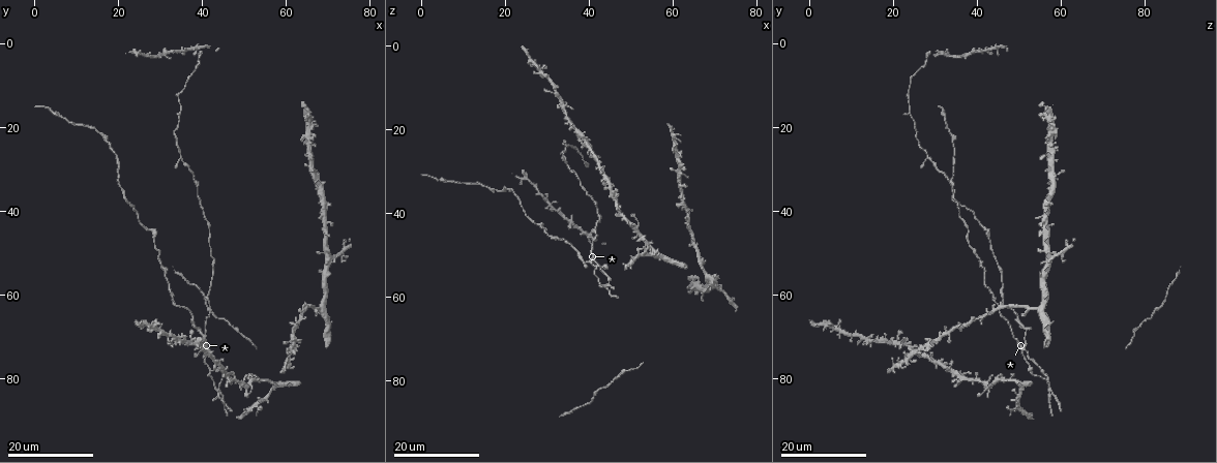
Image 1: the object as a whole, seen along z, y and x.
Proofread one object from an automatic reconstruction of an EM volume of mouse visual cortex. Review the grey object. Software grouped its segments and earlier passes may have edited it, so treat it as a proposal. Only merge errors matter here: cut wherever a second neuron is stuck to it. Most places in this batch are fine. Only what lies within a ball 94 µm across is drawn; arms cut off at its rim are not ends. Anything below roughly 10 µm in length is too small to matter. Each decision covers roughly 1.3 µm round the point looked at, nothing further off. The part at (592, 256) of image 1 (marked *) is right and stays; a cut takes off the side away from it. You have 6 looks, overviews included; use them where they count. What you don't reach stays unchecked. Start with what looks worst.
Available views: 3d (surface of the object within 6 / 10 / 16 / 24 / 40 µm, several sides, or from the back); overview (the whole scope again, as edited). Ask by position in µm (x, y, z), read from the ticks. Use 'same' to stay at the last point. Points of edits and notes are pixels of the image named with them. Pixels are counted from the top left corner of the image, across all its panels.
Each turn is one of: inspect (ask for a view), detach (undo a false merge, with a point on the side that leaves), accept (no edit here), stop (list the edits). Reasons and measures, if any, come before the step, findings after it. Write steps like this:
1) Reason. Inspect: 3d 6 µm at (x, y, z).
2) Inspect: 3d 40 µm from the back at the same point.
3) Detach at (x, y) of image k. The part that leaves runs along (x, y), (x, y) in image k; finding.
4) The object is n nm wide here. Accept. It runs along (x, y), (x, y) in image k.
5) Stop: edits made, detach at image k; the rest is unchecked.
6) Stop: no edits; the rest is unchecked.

Three arms meet. Inspect: 3d 24 µm at (35.0, 26.0, 28.0).

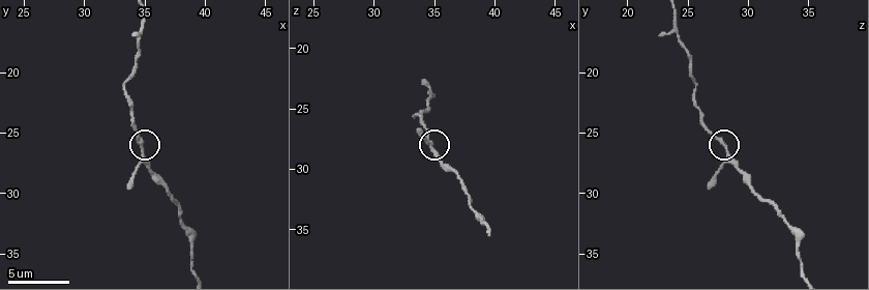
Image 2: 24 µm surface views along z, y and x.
Inspect: 3d 6 µm at (35.0, 26.4, 28.2).

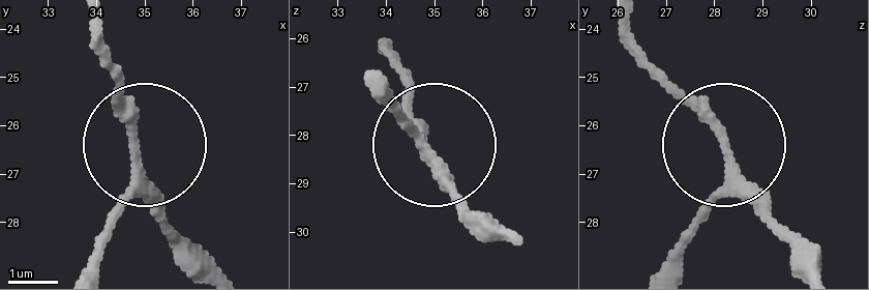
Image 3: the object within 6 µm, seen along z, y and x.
The object is 180 nm wide here. Accept. It runs along (816, 266), (639, 60) in image 3; continuous, no second neuron.

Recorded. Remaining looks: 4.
Thin neck. Inspect: 3d 16 µm at (27.5, 45.0, 42.5).

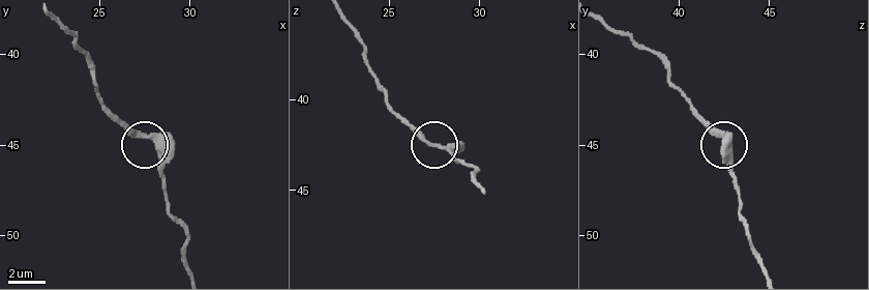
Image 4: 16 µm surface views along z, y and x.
Zoom in. Inspect: 3d 6 µm at (27.6, 44.5, 42.6).

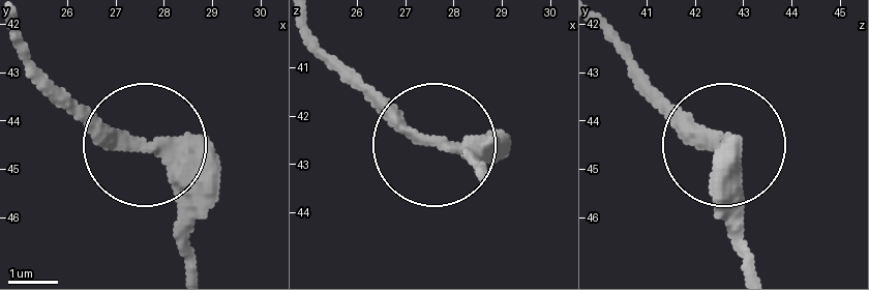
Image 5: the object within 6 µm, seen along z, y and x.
Other side. Inspect: 3d 6 µm from the back at (27.60, 44.50, 42.60).

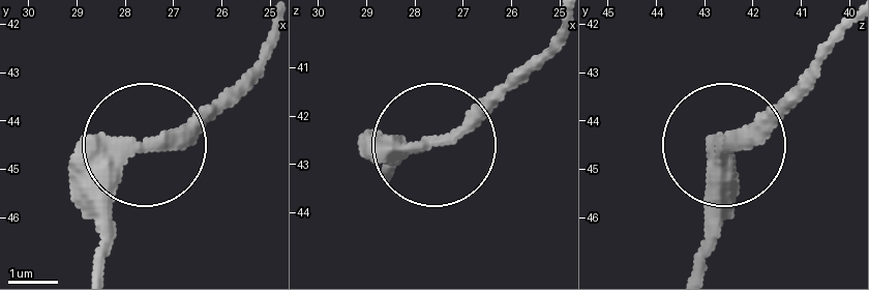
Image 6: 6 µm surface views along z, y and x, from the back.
The object is 290 nm wide here. Accept. It runs along (382, 177), (514, 69) in image 6; one neuron here.

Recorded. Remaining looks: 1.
A narrow waist. Inspect: 3d 16 µm at (33.2, 21.2, 25.8).

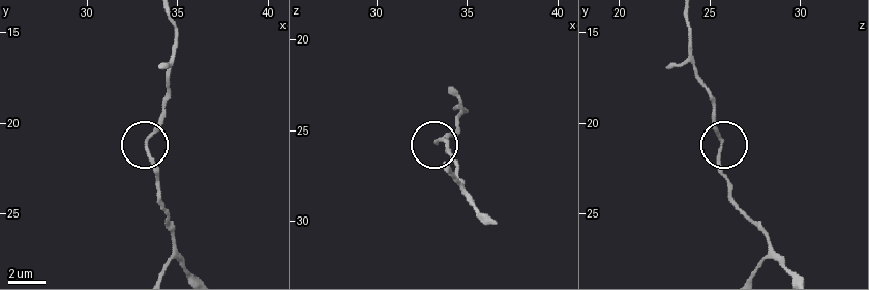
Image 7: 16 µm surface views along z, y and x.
Accept. It runs along (187, 270), (174, 242), (146, 141), (168, 100) in image 7; one neuron here.

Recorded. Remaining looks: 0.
Stop: no edits; the rest is unchecked.

